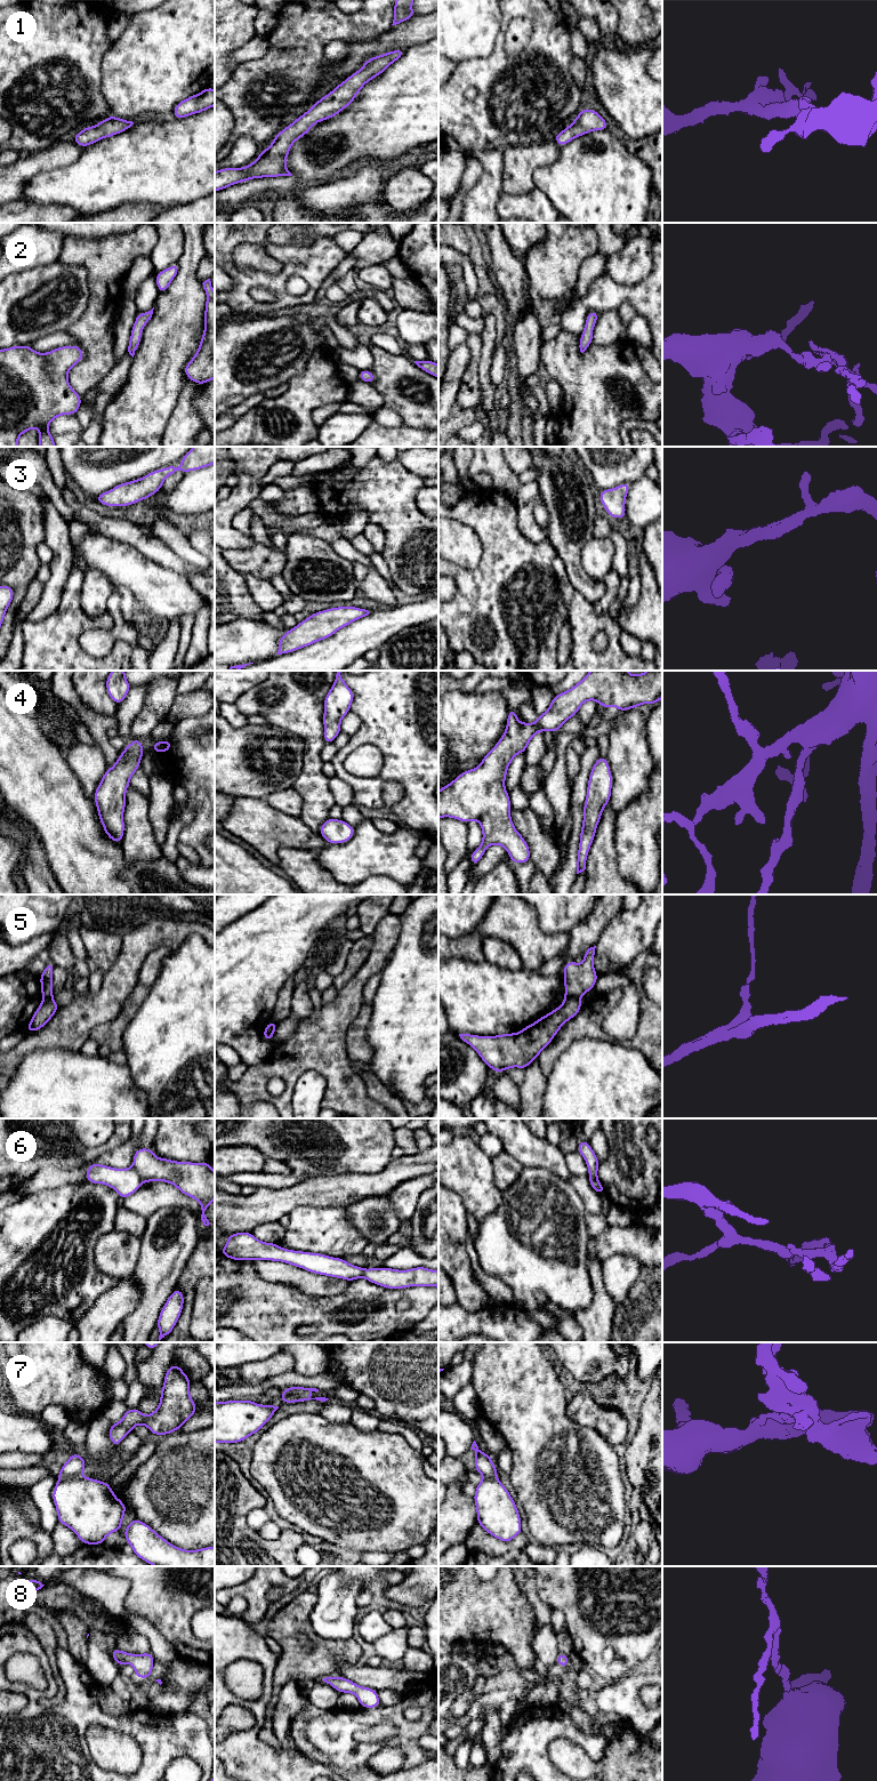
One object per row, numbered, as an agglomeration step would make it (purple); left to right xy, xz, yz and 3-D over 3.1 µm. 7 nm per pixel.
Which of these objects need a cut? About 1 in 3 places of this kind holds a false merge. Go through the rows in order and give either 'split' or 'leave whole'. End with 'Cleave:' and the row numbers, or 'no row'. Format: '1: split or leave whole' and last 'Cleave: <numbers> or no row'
1: leave whole
2: leave whole
3: leave whole
4: leave whole
5: split
6: split
7: split
8: leave whole
Cleave: 5, 6, 7

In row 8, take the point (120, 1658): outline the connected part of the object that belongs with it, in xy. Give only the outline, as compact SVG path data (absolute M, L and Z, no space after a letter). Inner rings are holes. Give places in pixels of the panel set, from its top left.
M115 1647L111 1651L111 1654L118 1666L130 1663L135 1669L137 1679L151 1677L154 1664L154 1658L151 1652L135 1655L128 1652L122 1652Z

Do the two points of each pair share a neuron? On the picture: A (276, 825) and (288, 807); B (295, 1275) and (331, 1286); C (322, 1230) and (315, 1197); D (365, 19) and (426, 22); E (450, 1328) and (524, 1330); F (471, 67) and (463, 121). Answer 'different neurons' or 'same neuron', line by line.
A: different neurons
B: same neuron
C: different neurons
D: different neurons
E: same neuron
F: same neuron

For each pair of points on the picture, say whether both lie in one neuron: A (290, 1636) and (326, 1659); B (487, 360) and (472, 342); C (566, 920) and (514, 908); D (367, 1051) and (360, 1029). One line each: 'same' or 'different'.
A: same
B: different
C: different
D: same

